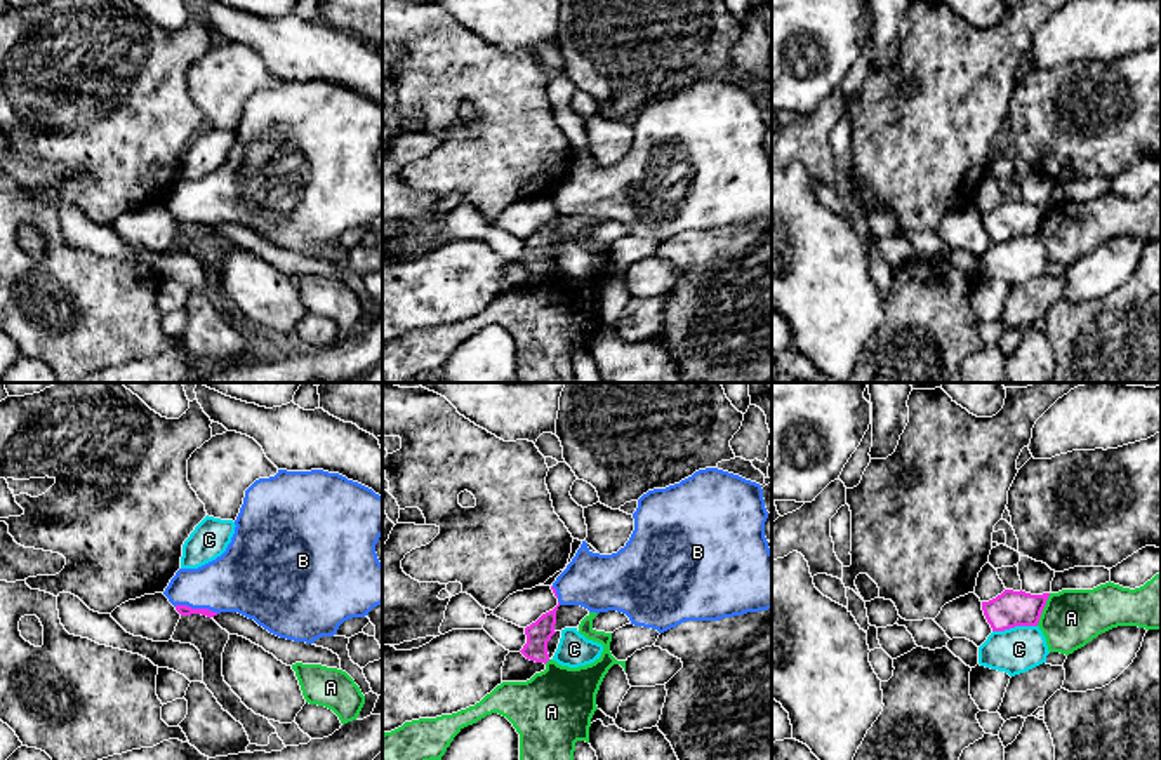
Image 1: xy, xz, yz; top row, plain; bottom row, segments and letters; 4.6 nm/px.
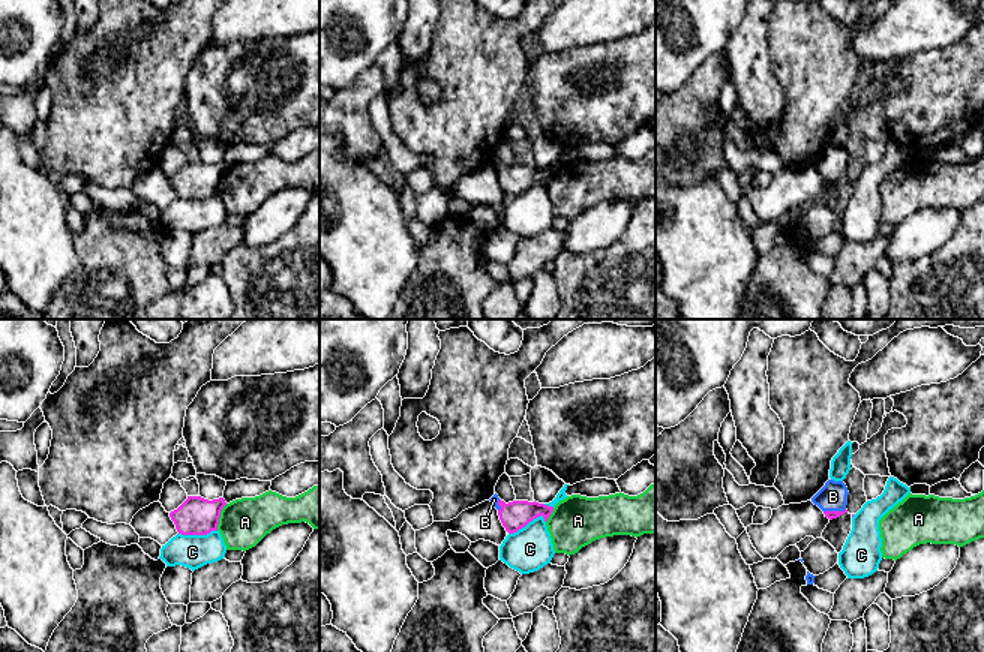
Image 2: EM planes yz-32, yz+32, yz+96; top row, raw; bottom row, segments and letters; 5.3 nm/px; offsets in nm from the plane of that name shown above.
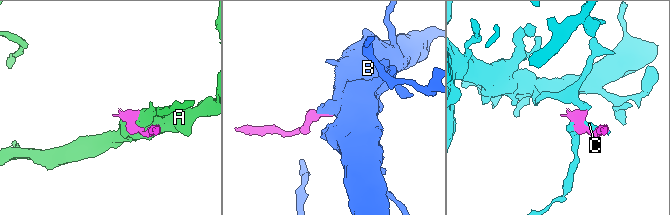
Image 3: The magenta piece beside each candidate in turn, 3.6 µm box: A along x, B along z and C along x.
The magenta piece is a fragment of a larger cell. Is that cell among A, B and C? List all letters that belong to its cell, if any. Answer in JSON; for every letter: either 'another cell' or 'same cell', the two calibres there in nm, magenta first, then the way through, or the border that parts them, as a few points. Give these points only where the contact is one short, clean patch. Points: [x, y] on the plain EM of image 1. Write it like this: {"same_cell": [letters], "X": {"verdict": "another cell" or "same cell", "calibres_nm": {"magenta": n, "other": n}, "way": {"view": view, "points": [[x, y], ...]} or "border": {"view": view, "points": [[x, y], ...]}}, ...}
{"same_cell": ["B"], "A": {"verdict": "another cell", "calibres_nm": {"magenta": 170, "other": 280}, "border": {"view": "yz", "points": [[1050, 204], [1036, 235]]}}, "B": {"verdict": "same cell", "calibres_nm": {"magenta": 50, "other": 300}, "way": {"view": "xy", "points": [[183, 220], [197, 220], [221, 195], [242, 190]]}}, "C": {"verdict": "another cell", "calibres_nm": {"magenta": 170, "other": 220}}}

